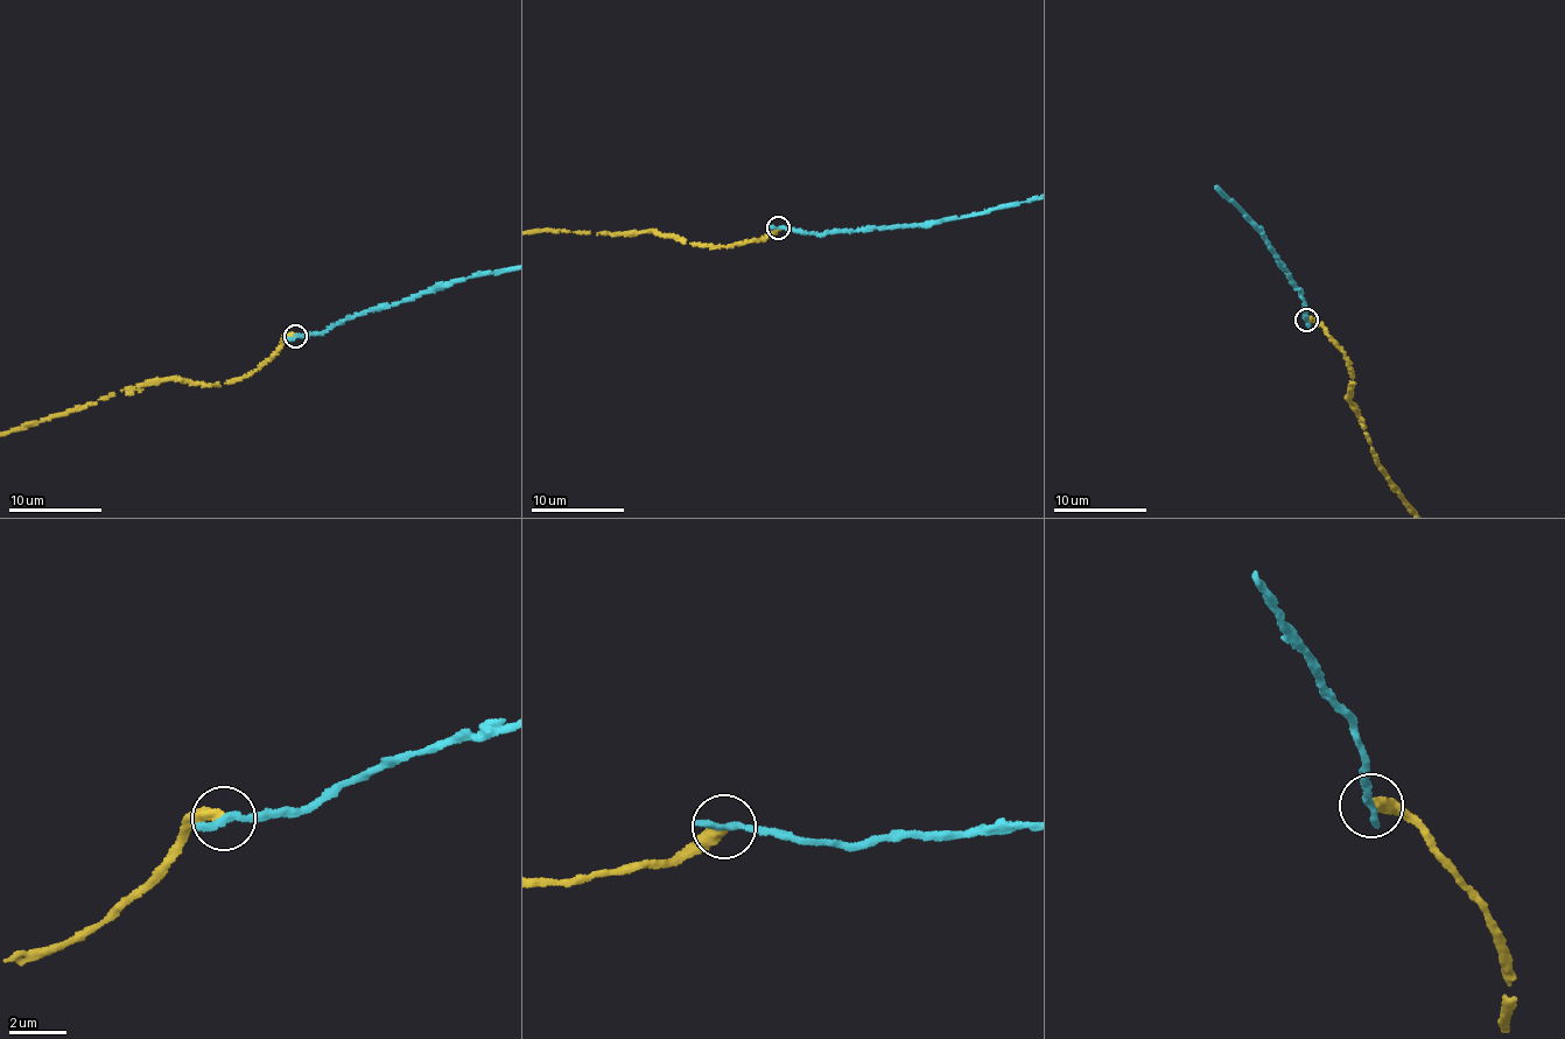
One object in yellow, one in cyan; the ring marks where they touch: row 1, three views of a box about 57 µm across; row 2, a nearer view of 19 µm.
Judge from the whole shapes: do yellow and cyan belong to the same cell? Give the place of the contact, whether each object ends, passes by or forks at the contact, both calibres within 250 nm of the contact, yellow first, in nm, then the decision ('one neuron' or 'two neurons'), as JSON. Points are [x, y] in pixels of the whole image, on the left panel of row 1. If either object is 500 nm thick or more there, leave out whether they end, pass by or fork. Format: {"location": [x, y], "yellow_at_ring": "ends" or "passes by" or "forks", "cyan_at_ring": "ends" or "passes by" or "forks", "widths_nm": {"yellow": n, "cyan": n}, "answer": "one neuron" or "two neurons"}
{"location": [295, 336], "yellow_at_ring": "ends", "cyan_at_ring": "ends", "widths_nm": {"yellow": 400, "cyan": 320}, "answer": "two neurons"}

